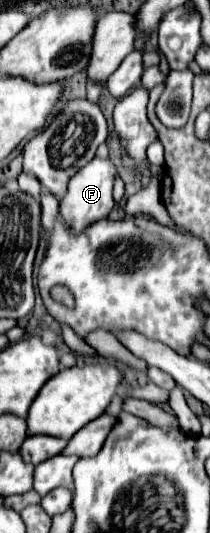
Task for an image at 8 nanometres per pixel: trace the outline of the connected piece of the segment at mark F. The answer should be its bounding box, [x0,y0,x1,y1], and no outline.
[58,157,116,235]

